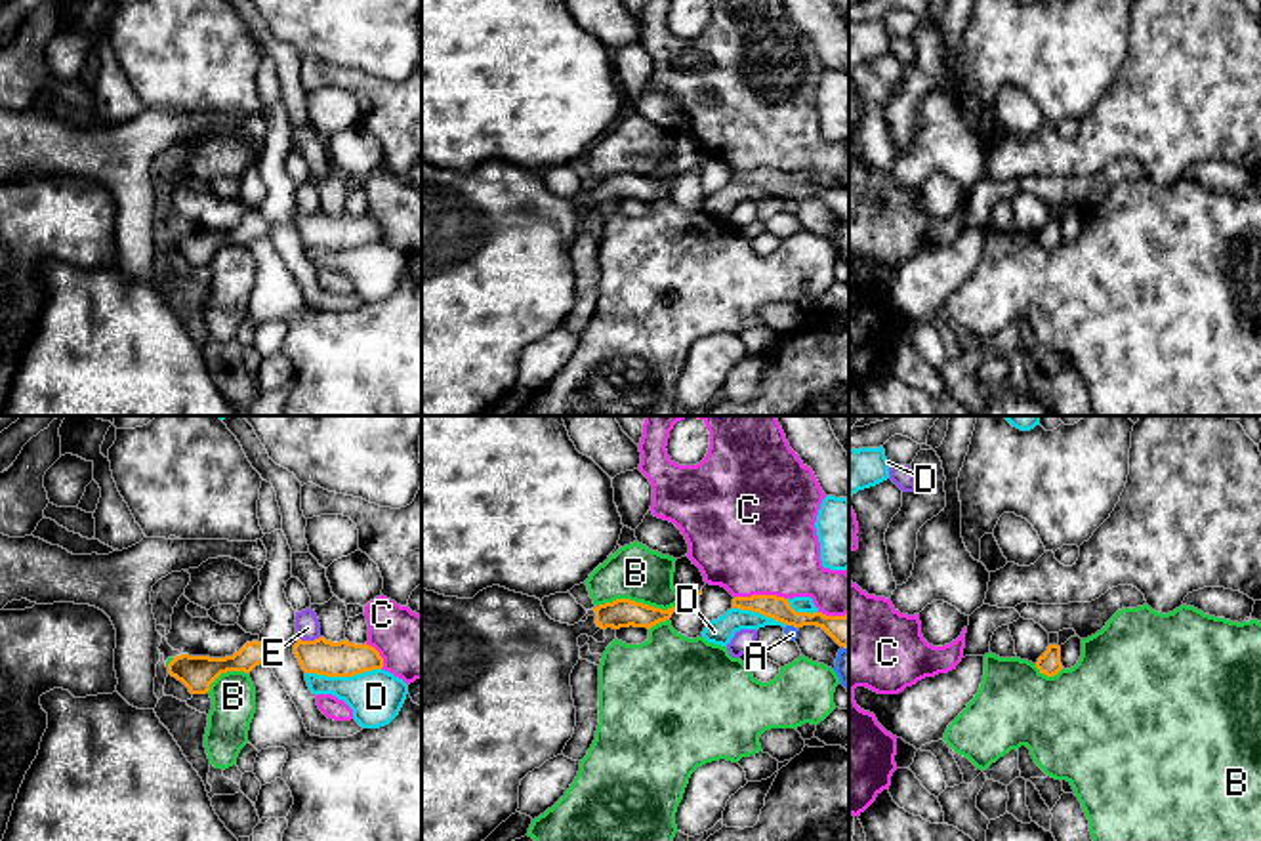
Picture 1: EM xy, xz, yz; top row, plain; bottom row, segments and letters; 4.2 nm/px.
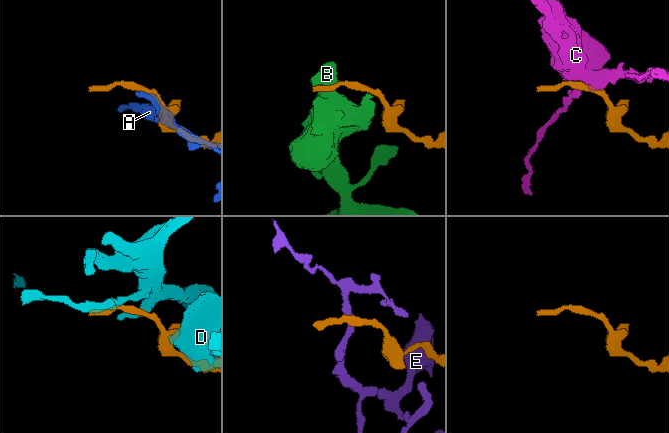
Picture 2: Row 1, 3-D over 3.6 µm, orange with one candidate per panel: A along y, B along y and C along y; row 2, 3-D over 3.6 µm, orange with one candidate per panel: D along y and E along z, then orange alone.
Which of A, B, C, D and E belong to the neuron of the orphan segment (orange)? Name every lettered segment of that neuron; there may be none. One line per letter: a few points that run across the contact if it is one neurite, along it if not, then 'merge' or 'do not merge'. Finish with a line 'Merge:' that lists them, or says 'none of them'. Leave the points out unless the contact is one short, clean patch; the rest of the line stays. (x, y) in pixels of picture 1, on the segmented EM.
A: do not merge
B: line xz (678, 601), (666, 609), (628, 599), (613, 599), (596, 607); do not merge
C: do not merge
D: line xy (380, 668), (351, 676), (306, 674); do not merge
E: line xy (319, 635), (298, 639); do not merge
Merge: none of them

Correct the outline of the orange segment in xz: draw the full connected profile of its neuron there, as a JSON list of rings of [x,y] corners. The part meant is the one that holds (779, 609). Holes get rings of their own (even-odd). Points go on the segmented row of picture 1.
[[[776,595],[734,597],[733,608],[759,612],[767,618],[794,627],[822,627],[839,646],[849,650],[849,614],[826,616],[822,612],[796,612],[790,606],[788,599]]]

